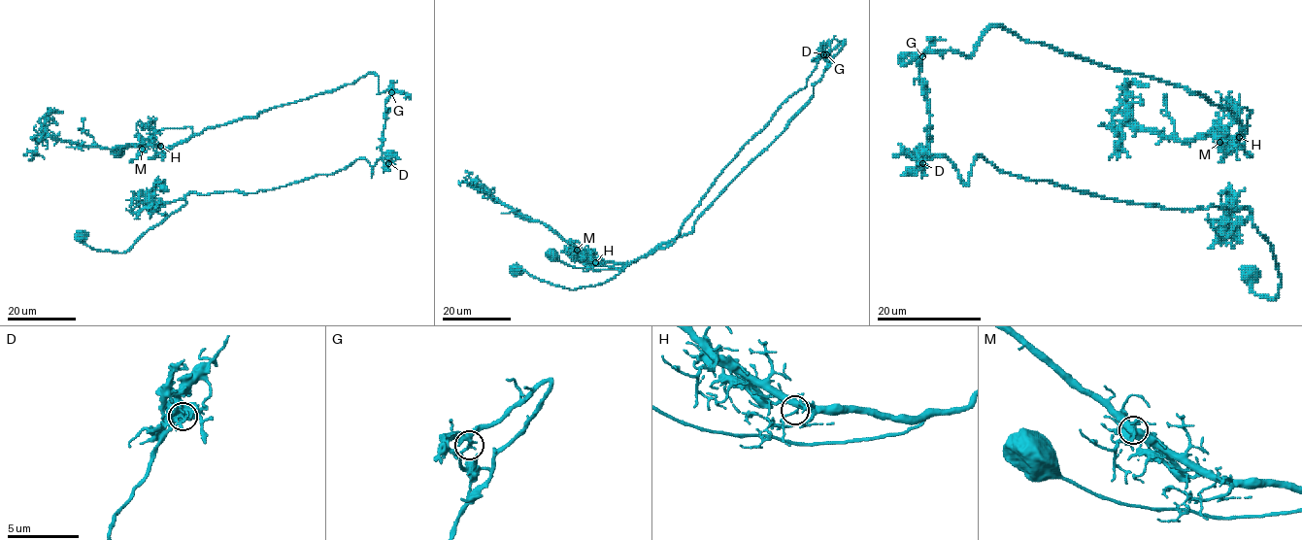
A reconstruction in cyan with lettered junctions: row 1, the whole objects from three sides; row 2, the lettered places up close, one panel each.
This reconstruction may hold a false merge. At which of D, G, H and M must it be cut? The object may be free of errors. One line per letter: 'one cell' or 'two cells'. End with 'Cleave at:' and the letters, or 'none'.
D: two cells
G: one cell
H: one cell
M: one cell
Cleave at: D

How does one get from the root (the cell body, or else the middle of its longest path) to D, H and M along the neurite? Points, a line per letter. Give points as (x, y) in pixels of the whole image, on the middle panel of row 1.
D: (550, 256), (580, 268), (617, 269), (688, 234), (814, 95), (845, 40), (823, 54)
H: (550, 256), (576, 267), (595, 270), (617, 269), (627, 263), (595, 262)
M: (550, 256), (576, 267), (595, 270), (617, 269), (627, 263), (594, 261), (577, 250)

